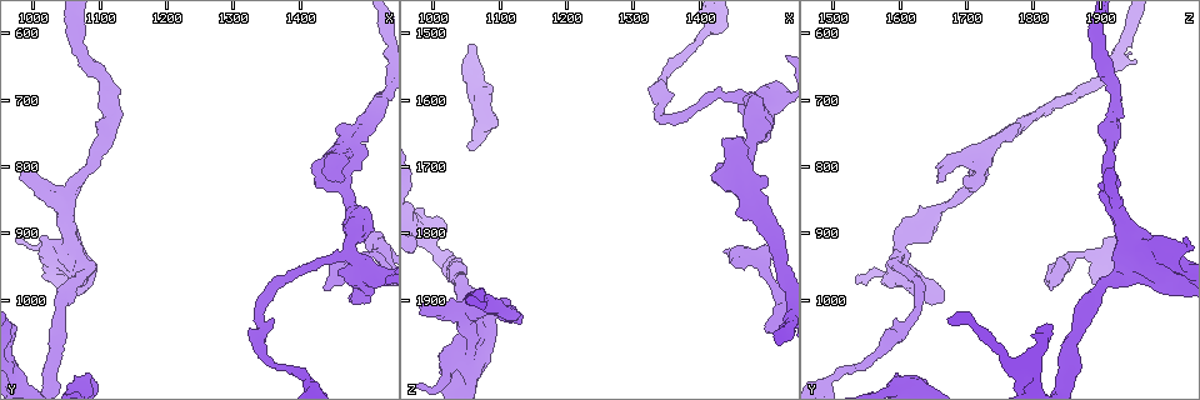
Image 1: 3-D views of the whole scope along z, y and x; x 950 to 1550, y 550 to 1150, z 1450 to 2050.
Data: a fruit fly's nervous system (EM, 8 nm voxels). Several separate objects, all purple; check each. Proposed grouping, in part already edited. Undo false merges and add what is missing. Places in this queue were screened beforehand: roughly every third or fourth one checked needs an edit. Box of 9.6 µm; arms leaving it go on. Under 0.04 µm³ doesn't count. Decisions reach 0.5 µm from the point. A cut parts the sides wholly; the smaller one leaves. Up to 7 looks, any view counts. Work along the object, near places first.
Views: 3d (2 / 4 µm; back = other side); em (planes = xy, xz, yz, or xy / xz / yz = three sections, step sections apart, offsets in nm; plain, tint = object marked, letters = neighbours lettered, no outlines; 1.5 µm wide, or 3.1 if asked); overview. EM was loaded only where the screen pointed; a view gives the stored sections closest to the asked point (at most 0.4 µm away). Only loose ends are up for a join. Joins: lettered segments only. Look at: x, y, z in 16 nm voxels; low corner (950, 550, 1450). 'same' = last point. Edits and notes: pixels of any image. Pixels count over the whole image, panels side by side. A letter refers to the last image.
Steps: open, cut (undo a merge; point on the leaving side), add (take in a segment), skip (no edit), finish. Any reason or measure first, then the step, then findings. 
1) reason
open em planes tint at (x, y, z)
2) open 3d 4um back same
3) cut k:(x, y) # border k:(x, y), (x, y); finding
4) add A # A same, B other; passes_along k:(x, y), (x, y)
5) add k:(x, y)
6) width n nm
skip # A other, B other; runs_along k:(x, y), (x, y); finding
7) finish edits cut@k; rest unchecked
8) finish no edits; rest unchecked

branch stops here
open em xz step 4 tint at (1460, 825, 1655)

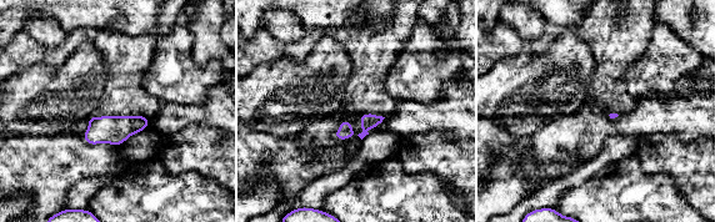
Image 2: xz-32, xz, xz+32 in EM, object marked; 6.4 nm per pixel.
open em planes tint same

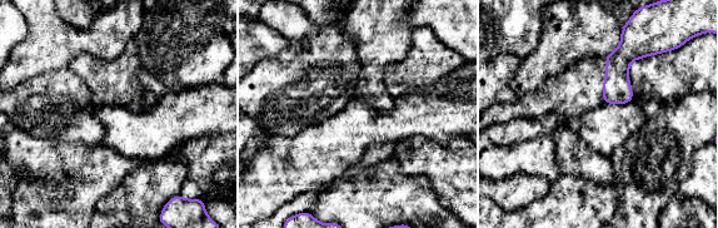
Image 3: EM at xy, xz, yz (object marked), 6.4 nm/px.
what lies round it
open em planes letters same

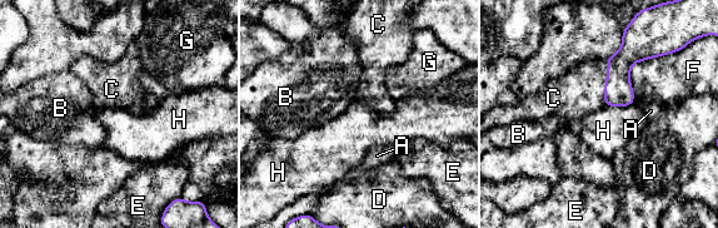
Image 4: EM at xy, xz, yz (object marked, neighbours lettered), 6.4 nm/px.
add C # A other, B other, C same, D other, E other, F other, G other, H other; passes_along 4:(618, 92), (604, 89), (567, 83); it goes on there

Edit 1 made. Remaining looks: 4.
open em yz step 8 letters at (1440, 980, 1830)

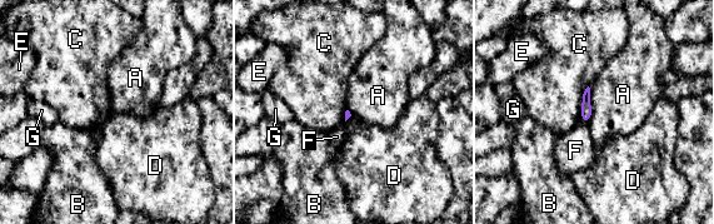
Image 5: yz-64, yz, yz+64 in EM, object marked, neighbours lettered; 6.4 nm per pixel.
another direction
open em planes letters same

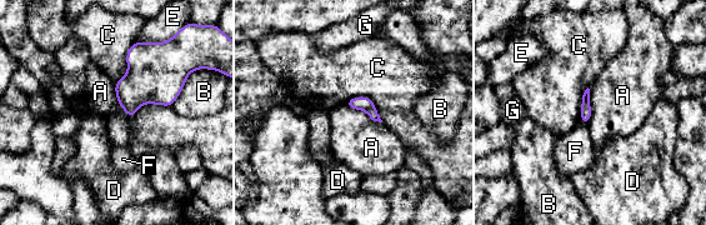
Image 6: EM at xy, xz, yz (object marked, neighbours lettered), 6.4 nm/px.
skip # A other, B other, C other, D other, E other, F other, G other; border 6:(344, 104), (381, 123); none of them fits

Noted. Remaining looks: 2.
three arms meet
open em planes tint at (1045, 865, 1925)

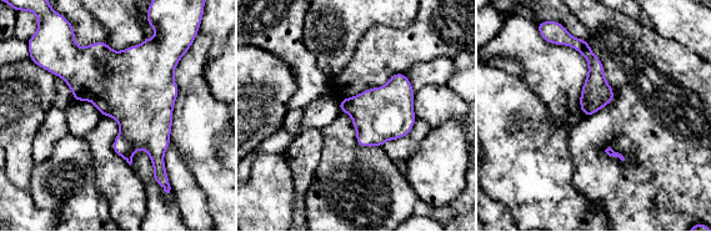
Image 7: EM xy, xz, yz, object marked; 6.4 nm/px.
see the neighbours
open em planes letters same

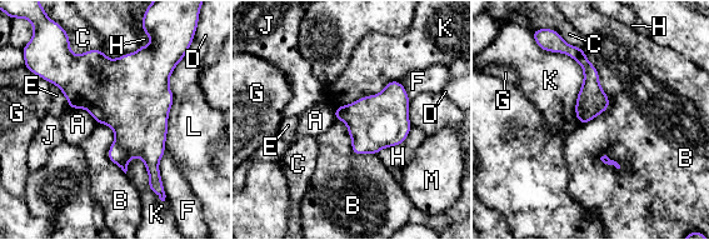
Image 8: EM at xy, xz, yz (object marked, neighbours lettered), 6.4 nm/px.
skip # A other, B other, C other, D other, E other, F other, G other, H other, J other, K other, L other, M other; border 8:(335, 119), (354, 154), (377, 155); one neuron here

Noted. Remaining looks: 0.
finish edits add@4; rest unchecked

